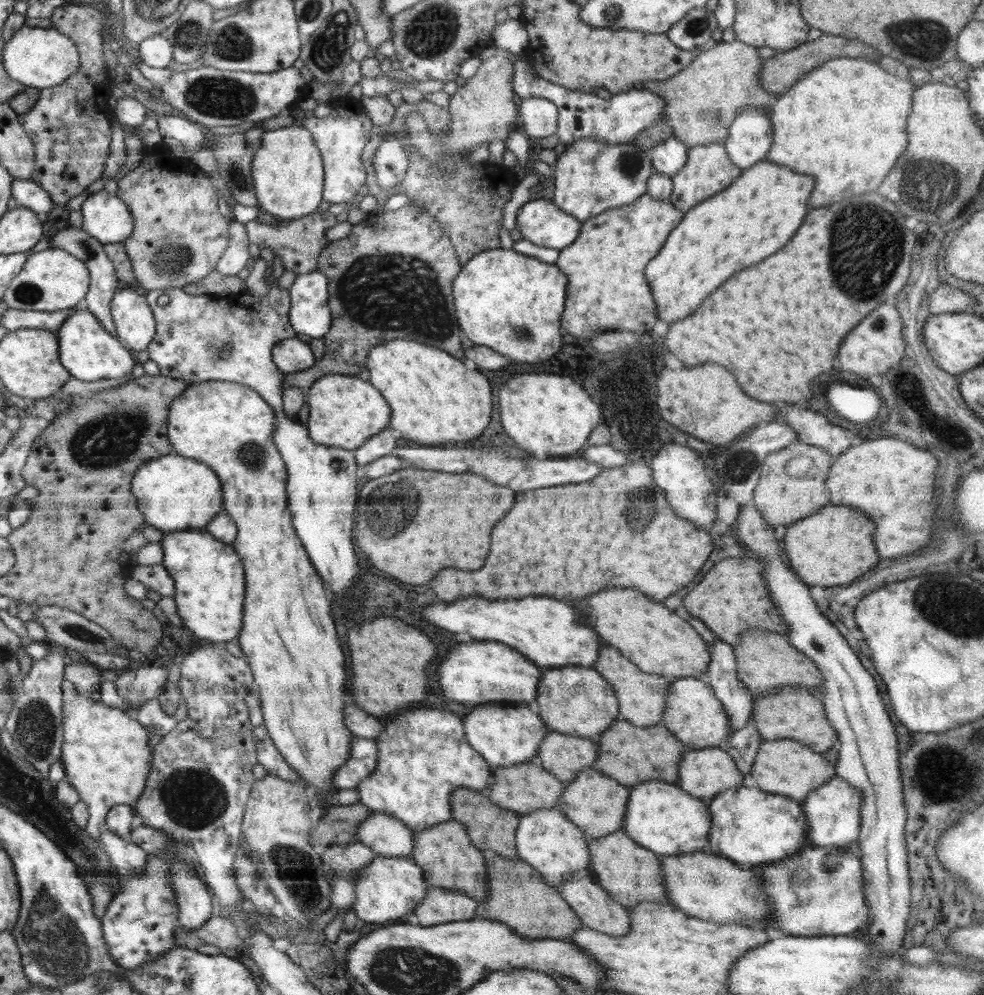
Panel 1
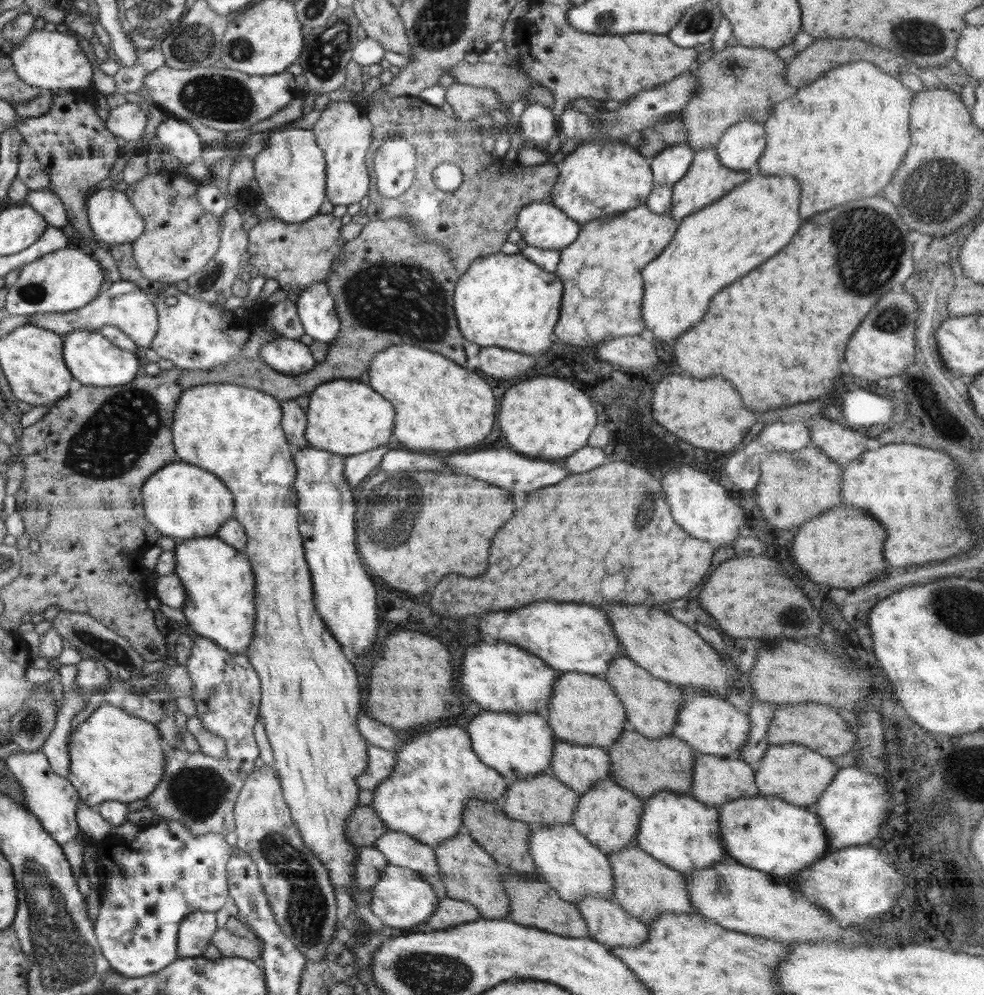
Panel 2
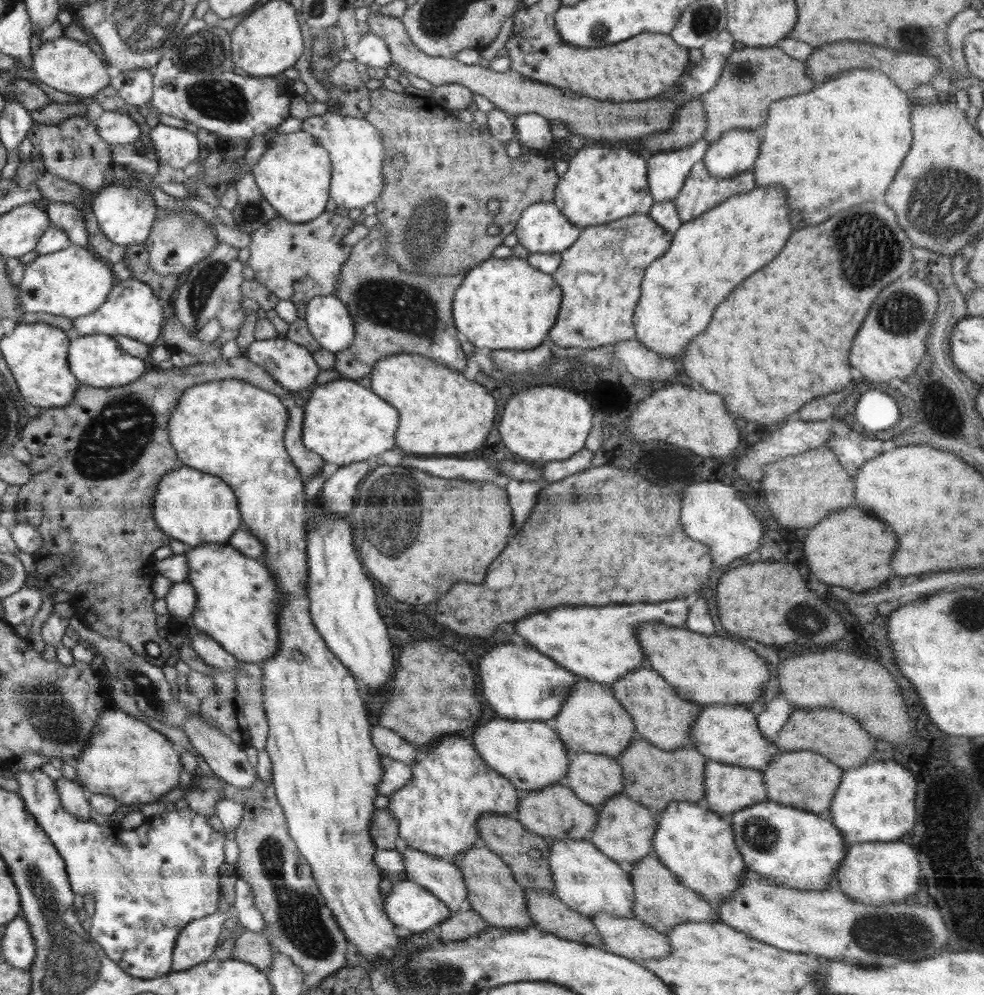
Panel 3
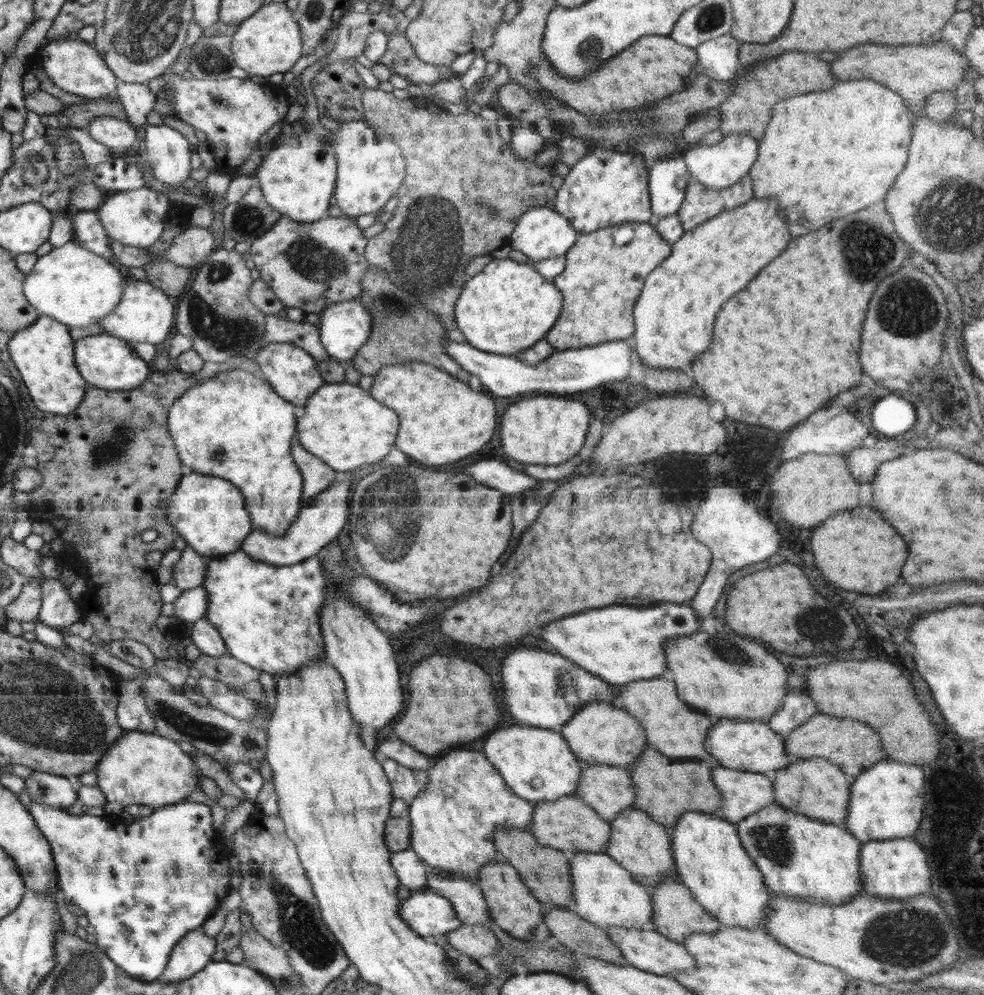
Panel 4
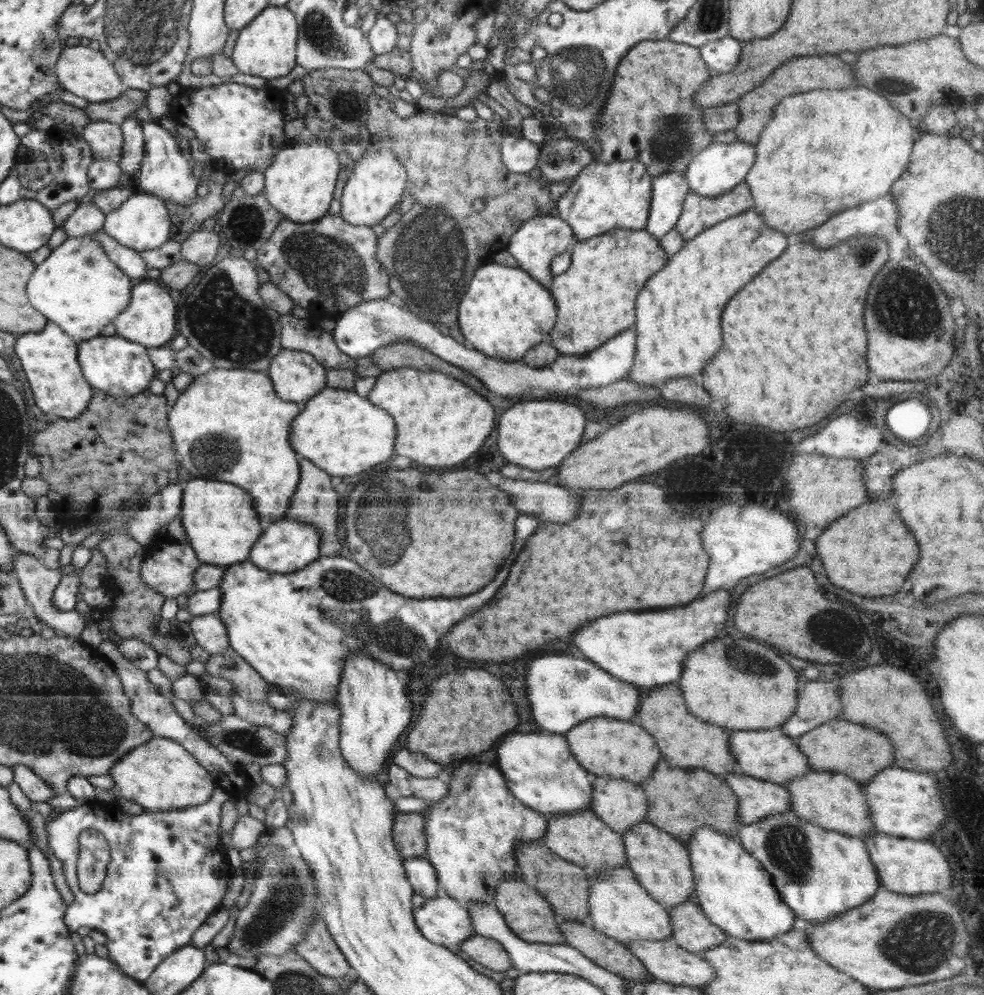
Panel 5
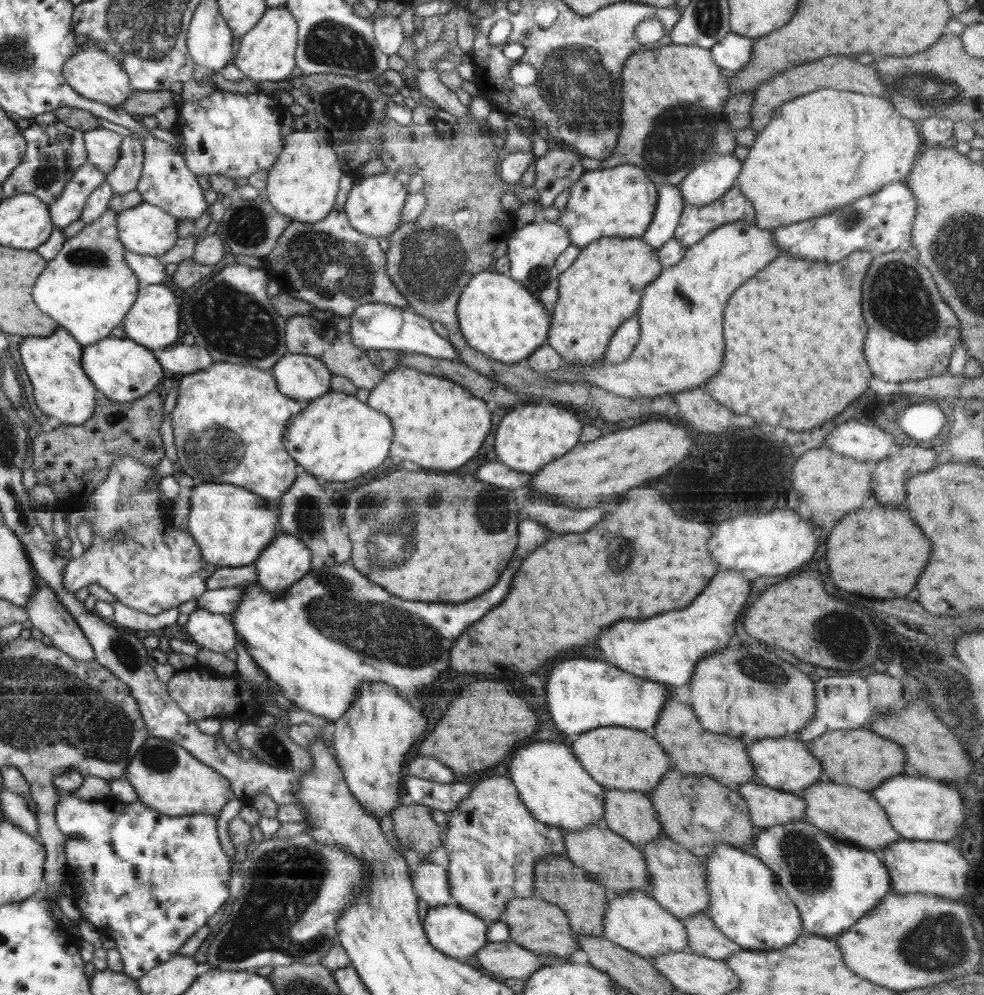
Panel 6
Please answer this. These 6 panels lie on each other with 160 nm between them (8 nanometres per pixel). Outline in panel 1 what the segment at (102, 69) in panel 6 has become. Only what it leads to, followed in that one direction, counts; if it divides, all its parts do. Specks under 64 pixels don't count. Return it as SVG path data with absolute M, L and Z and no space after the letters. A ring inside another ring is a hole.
M23 25L10 41L6 42L4 52L2 52L2 64L6 68L6 73L13 80L28 87L45 89L48 87L58 87L67 79L78 72L81 62L78 62L77 46L54 27L41 28Z

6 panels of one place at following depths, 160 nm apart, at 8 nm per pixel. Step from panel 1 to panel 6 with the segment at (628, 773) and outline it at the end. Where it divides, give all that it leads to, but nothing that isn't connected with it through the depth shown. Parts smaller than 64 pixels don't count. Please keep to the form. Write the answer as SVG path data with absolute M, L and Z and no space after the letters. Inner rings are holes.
M678 770L666 772L662 784L658 784L655 790L656 792L652 791L649 796L653 807L659 814L662 835L680 843L688 852L694 853L694 856L703 859L708 857L713 852L712 848L717 844L728 844L734 848L754 853L755 835L759 829L752 824L749 808L738 790L729 789L708 775L686 775Z

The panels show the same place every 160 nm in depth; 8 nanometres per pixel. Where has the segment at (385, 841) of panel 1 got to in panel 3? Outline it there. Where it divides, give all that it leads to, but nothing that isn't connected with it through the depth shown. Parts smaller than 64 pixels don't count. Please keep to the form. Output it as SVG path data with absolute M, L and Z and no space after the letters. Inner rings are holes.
M409 846L401 853L408 880L437 896L451 913L460 912L467 907L467 886L462 871L454 863Z

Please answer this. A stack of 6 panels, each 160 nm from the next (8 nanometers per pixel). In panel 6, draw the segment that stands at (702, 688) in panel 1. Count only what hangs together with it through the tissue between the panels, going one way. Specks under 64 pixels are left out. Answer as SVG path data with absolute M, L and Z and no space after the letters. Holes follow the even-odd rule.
M763 738L748 746L747 751L755 770L756 781L762 785L800 795L821 780L823 766L820 759L808 750L806 742L798 738Z

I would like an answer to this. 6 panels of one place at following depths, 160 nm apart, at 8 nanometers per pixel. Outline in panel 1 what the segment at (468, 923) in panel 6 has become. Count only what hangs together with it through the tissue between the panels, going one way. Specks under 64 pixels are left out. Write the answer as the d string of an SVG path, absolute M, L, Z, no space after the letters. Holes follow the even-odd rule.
M376 854L374 860L358 874L356 899L352 916L366 922L396 922L398 918L413 917L415 908L426 896L428 886L423 870L412 860L403 856L382 856Z

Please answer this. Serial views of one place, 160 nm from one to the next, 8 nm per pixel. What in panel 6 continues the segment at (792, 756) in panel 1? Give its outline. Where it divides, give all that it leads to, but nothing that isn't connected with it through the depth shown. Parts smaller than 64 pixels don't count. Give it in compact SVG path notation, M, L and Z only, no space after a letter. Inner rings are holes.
M820 780L804 790L800 796L806 803L804 820L826 831L838 841L880 853L889 844L900 839L882 805L868 791L849 784Z

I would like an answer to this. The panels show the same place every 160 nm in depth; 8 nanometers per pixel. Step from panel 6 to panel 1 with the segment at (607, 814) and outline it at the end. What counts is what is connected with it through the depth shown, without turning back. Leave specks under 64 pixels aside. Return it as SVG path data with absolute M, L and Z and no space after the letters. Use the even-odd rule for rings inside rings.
M547 731L535 760L561 783L570 784L579 772L591 767L599 755L598 740Z

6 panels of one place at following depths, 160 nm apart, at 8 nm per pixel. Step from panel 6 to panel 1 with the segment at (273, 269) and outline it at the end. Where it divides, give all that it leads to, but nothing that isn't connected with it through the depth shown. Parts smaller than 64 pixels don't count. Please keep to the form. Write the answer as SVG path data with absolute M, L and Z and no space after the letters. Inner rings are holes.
M316 210L300 219L283 222L261 222L251 220L245 223L249 242L258 248L270 248L274 256L280 258L284 270L292 270L296 275L314 272L319 268L320 253L329 245L325 232L337 223L336 217L328 211Z

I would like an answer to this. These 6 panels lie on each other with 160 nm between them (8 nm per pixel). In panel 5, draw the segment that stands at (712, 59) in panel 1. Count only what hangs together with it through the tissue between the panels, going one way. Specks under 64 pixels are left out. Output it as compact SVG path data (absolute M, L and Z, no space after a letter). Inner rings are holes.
M808 56L793 58L788 63L781 65L767 79L741 96L738 100L738 107L741 119L738 121L734 132L742 142L755 145L758 142L762 129L773 117L773 110L780 102L789 96L798 93L808 92L816 89L842 90L856 88L858 80L854 76L854 70L846 66L836 56Z

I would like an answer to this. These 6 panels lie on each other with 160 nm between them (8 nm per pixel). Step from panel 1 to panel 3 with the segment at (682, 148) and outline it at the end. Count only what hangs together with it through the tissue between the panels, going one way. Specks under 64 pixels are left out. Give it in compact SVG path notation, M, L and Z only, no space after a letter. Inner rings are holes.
M702 138L692 146L652 155L647 160L647 183L653 202L674 200L692 167L705 157L709 142Z

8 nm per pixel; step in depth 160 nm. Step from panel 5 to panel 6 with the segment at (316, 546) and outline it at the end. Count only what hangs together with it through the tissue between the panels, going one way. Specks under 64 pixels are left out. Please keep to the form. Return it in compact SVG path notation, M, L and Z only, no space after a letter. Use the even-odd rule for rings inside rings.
M278 532L254 566L257 584L272 595L280 595L311 571L312 553L296 536Z

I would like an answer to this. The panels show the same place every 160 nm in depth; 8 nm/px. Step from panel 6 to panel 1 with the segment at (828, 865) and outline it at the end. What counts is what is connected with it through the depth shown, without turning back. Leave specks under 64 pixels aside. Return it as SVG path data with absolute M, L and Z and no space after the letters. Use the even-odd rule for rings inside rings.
M747 783L738 788L729 788L720 794L716 794L716 797L707 801L707 804L711 814L708 850L716 856L730 859L741 867L777 862L777 860L789 858L789 856L810 844L805 835L807 822L802 804L792 801L788 797L764 792L751 783Z

